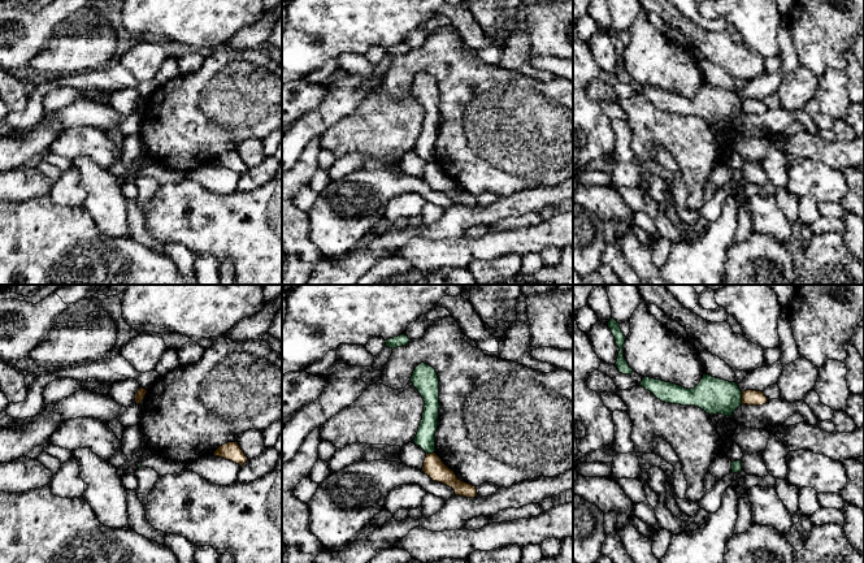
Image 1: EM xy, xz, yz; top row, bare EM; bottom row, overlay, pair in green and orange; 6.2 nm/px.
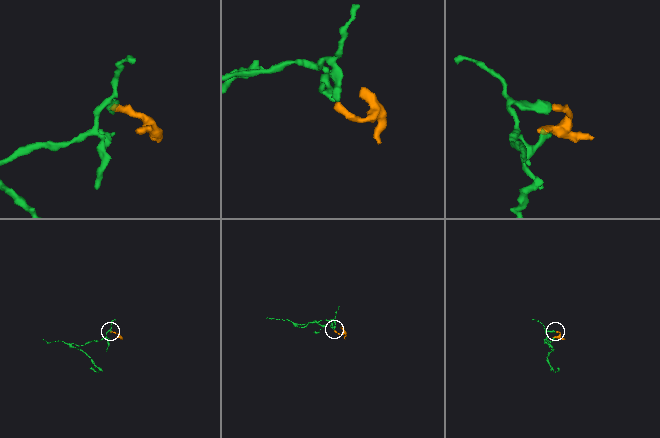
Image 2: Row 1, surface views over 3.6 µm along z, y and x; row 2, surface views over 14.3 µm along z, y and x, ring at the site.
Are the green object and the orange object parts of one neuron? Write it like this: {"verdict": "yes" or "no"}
{"verdict": "no"}

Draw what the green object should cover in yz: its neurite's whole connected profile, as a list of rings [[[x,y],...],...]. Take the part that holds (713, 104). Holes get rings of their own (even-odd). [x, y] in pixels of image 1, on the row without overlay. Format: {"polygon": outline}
{"polygon": [[[705,82],[694,98],[685,98],[650,86],[644,86],[639,95],[651,100],[661,111],[695,114],[709,124],[733,125],[733,121],[742,114],[742,100],[737,91],[720,88]]]}

